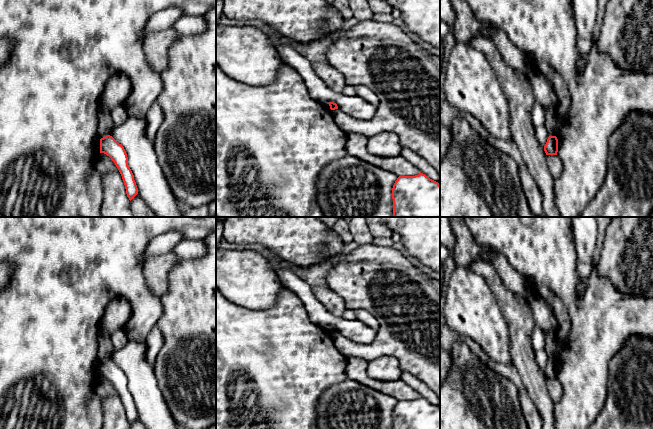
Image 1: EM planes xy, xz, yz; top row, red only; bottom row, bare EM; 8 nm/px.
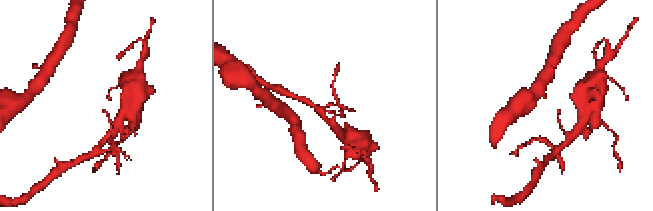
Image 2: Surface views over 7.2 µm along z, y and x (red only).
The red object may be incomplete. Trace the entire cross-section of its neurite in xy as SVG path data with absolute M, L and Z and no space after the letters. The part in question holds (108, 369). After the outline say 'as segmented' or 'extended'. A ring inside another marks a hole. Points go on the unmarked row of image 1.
M100 331L98 344L98 358L101 362L100 377L109 380L115 387L122 400L127 421L131 425L138 418L138 412L134 404L134 399L128 390L128 381L124 371L109 359L113 350L110 335Z; extended

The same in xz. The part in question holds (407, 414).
M423 397L399 400L392 412L393 429L440 429L440 408Z; as segmented

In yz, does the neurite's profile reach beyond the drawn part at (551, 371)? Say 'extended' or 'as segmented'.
extended

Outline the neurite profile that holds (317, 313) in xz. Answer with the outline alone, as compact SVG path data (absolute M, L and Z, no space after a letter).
M278 266L275 272L283 287L295 293L304 303L307 314L313 323L323 327L334 326L338 332L349 329L349 320L328 312L315 298L312 287L304 279L292 270L282 266Z

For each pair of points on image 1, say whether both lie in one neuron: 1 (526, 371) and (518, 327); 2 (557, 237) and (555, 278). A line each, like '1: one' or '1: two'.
1: one
2: one

